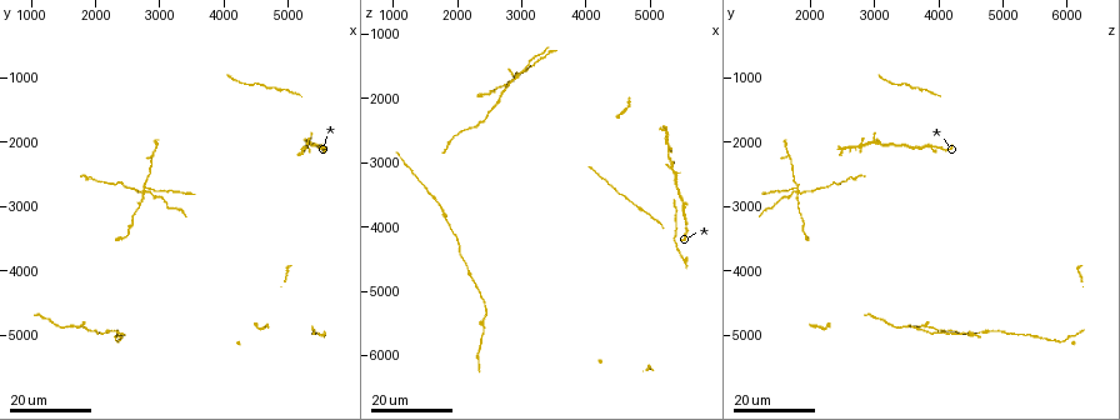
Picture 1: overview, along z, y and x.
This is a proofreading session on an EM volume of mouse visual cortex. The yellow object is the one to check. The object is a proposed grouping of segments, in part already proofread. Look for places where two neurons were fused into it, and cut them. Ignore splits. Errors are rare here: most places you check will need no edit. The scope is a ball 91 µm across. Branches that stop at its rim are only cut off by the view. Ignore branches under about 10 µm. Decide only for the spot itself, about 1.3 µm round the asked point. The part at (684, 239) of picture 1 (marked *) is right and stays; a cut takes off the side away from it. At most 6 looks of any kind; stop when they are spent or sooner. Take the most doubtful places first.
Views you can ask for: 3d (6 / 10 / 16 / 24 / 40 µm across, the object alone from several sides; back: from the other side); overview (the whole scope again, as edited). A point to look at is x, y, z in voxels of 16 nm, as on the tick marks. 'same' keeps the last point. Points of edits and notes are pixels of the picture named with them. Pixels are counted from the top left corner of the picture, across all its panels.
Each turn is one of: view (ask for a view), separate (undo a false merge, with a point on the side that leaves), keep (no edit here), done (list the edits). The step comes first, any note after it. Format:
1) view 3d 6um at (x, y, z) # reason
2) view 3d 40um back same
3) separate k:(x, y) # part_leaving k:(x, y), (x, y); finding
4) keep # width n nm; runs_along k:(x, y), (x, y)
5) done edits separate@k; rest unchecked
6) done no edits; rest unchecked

view 3d 24um at (2750, 2800, 1850) # looks like a crossing

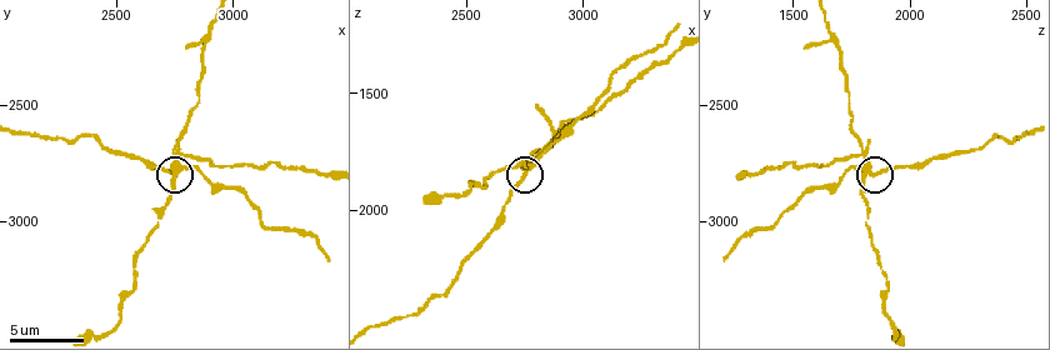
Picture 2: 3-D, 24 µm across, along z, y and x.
view 3d 6um at (2770, 2780, 1830) # zoom in

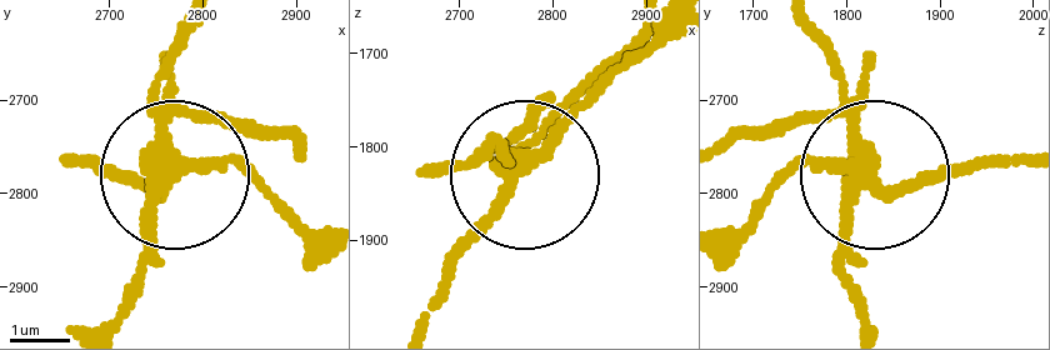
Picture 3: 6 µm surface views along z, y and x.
separate 3:(156, 263) # side_arm 103 um; part_leaving 3:(153, 171), (168, 131), (196, 116), (286, 136); a second neuron is stuck on

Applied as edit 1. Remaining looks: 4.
view overview

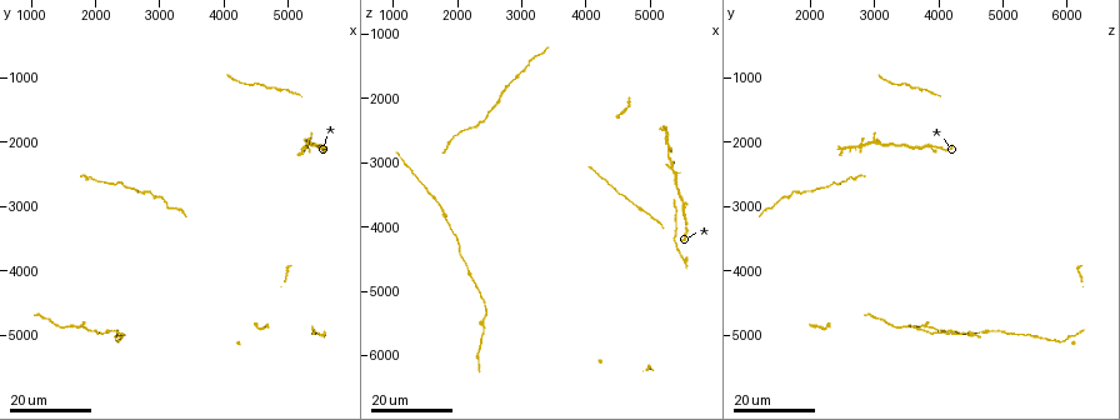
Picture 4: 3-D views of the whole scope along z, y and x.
view 3d 16um at (1850, 4900, 3850) # sudden change in width

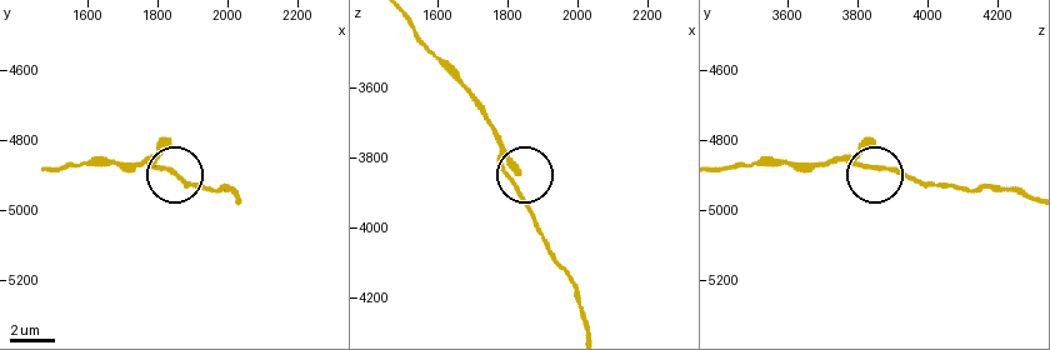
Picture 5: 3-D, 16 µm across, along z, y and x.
view 3d 6um at (1800, 4870, 3850)

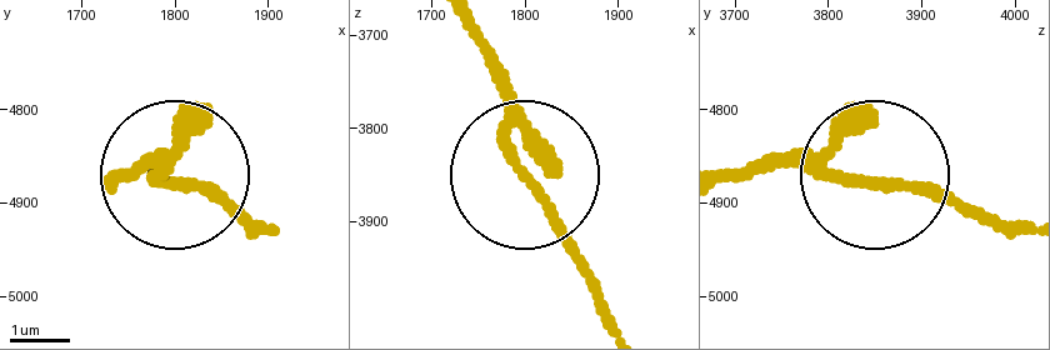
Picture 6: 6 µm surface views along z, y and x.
keep # runs_along 6:(261, 226), (201, 181), (131, 168); all the same neuron

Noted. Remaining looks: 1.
done edits separate@3; rest unchecked

